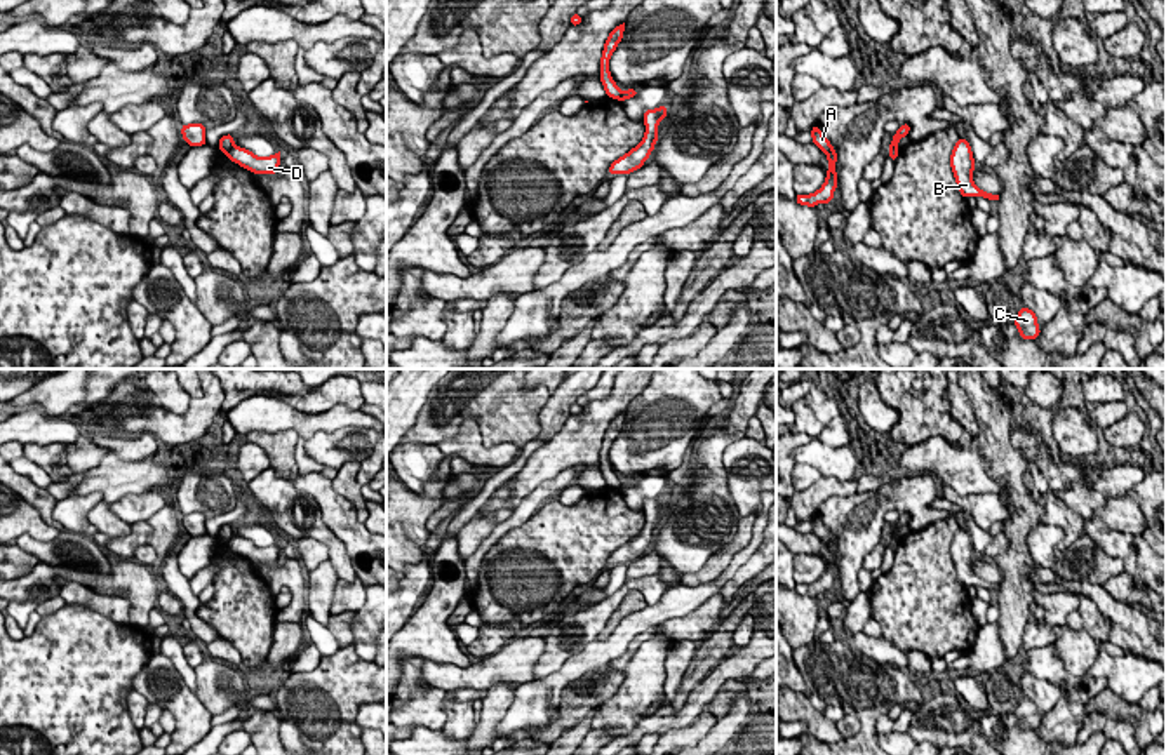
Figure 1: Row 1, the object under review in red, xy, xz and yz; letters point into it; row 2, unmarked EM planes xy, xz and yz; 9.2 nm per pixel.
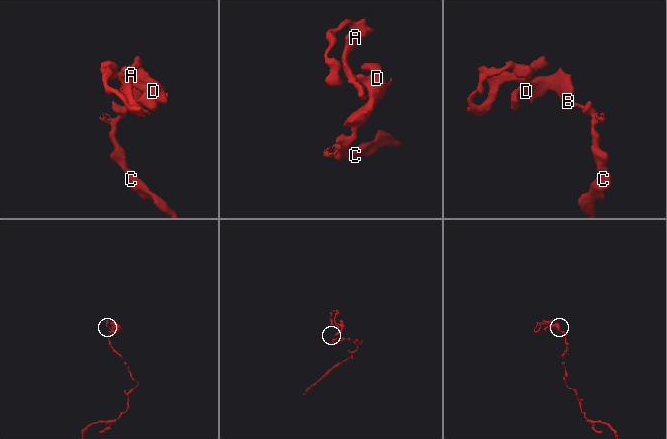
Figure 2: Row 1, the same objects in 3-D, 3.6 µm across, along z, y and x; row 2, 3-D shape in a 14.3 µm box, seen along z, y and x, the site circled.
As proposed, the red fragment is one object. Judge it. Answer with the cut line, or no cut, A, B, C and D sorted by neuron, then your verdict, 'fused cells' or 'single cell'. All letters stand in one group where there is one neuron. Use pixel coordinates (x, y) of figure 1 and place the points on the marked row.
cut xy (234, 145), (225, 153); groups A / B C D; fused cells

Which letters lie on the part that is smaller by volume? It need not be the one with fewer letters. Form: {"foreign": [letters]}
{"foreign": ["A"]}

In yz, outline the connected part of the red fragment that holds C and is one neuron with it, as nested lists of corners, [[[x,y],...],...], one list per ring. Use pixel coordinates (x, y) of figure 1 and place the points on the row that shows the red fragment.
[[[1022,306],[1013,324],[1020,331],[1022,339],[1037,339],[1041,334],[1041,329],[1037,325],[1037,317],[1027,306]]]

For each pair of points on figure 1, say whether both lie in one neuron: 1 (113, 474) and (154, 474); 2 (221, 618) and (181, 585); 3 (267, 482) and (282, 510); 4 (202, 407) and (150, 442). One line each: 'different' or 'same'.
1: same
2: different
3: same
4: different

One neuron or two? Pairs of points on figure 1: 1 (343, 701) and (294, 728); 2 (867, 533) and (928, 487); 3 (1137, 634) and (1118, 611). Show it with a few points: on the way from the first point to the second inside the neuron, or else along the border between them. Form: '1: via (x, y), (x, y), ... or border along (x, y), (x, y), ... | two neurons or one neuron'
1: via (331, 701), (307, 724) | one neuron
2: via (876, 515), (897, 496), (911, 496) | one neuron
3: via (1132, 628), (1121, 616) | one neuron

